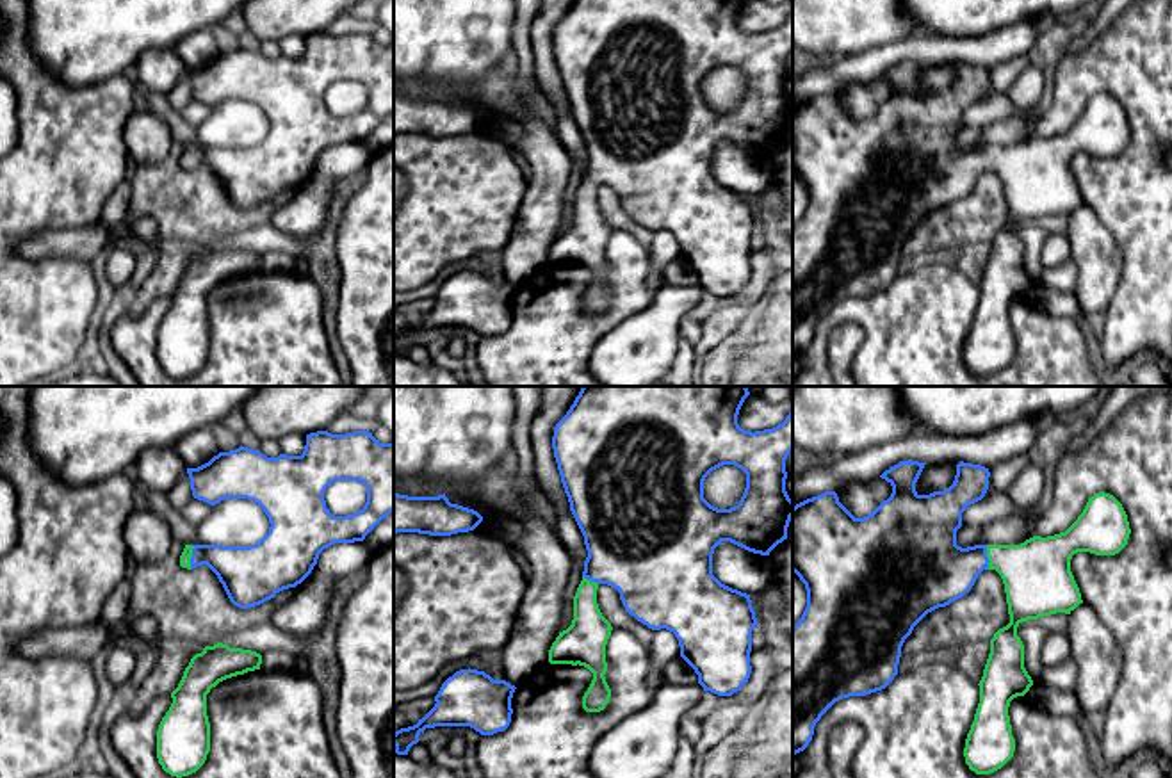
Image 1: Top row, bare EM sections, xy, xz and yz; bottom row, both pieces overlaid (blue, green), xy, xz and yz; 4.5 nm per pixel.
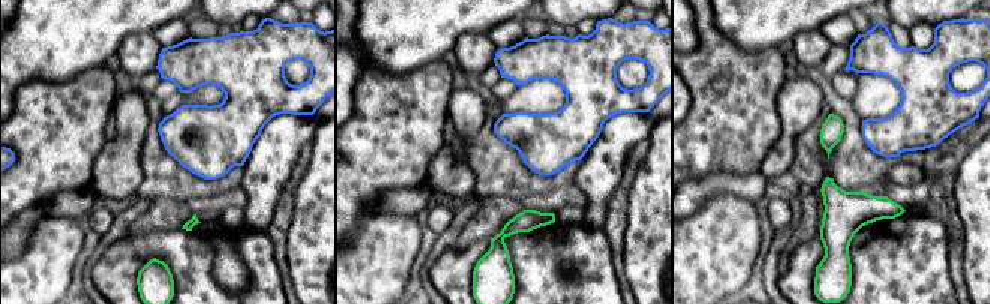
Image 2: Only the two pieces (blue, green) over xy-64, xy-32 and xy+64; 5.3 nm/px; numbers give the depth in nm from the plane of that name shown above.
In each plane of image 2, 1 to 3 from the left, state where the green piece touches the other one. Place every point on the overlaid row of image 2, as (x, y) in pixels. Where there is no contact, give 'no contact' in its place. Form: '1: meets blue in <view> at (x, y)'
1: no contact
2: no contact
3: no contact

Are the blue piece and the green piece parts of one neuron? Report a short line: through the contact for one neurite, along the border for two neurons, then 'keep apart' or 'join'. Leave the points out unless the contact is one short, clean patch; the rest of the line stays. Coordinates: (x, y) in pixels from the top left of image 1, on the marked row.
line xy (244, 572), (218, 558), (191, 558), (186, 556); join

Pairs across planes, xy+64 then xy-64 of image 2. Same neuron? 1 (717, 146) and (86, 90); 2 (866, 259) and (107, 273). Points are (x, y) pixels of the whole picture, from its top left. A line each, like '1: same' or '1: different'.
1: same
2: same

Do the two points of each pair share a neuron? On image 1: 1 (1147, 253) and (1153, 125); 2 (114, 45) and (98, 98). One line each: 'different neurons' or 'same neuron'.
1: same neuron
2: different neurons

